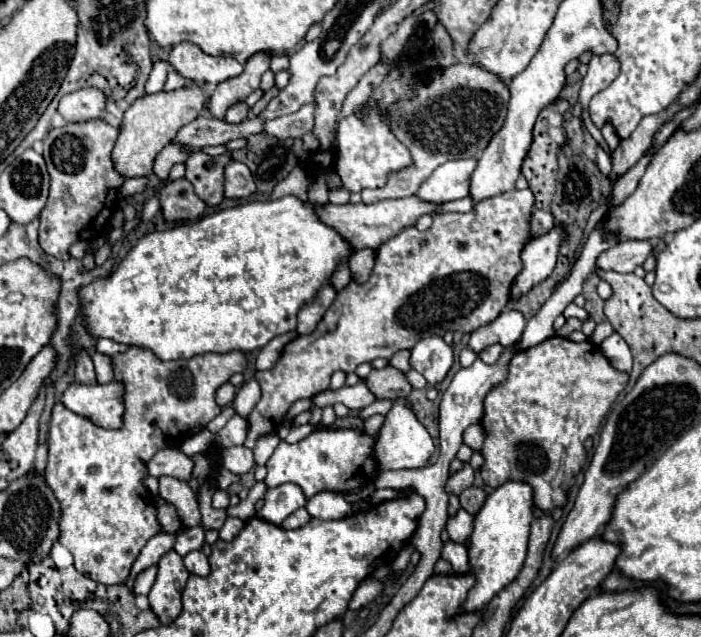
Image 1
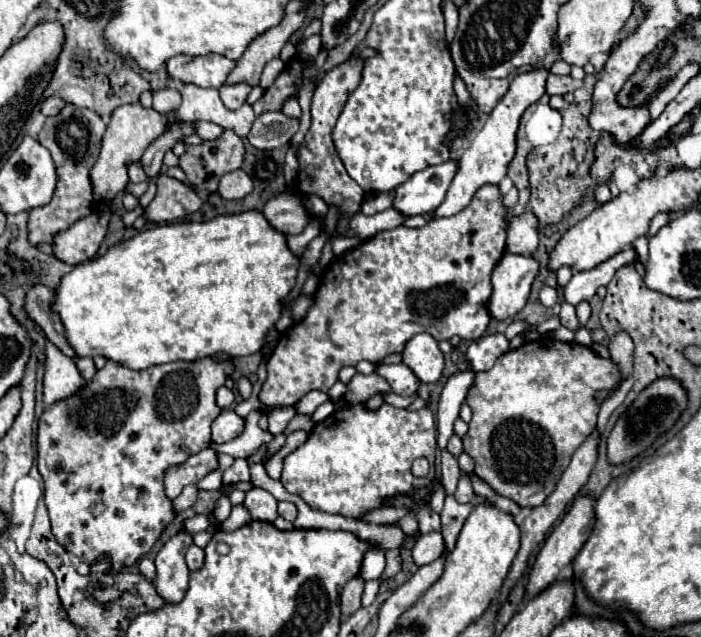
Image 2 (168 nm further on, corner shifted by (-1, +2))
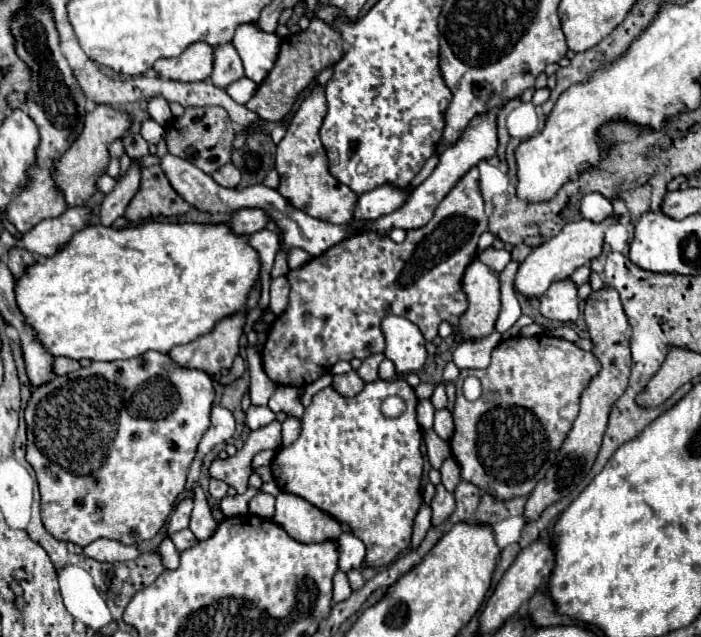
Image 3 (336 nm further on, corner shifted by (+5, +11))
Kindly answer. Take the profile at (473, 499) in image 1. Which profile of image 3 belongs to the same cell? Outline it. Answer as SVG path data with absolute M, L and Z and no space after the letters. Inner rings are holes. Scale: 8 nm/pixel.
M446 458L442 468L440 468L440 474L442 474L442 484L448 492L454 492L456 486L462 482L462 476L460 476L460 466L454 458Z

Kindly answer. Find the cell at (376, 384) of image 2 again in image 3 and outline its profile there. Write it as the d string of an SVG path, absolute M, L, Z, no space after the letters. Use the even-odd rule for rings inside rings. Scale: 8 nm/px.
M356 370L334 376L332 386L342 394L342 396L356 396L364 388L364 380L356 374Z

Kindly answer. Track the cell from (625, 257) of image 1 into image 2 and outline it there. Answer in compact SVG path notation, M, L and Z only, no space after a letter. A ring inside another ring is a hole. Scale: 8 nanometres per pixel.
M628 249L628 251L620 251L618 255L610 257L608 261L600 263L598 267L590 269L590 271L574 273L570 283L564 287L564 299L572 305L578 305L580 301L590 301L596 295L596 289L600 285L608 285L610 279L614 277L614 273L622 265L634 263L634 259L636 259L636 251Z

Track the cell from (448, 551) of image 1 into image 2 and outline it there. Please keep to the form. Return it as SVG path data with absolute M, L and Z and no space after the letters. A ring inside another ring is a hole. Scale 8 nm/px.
M438 531L422 535L412 547L412 557L416 565L428 565L434 559L438 559L442 553L444 553L444 541Z

